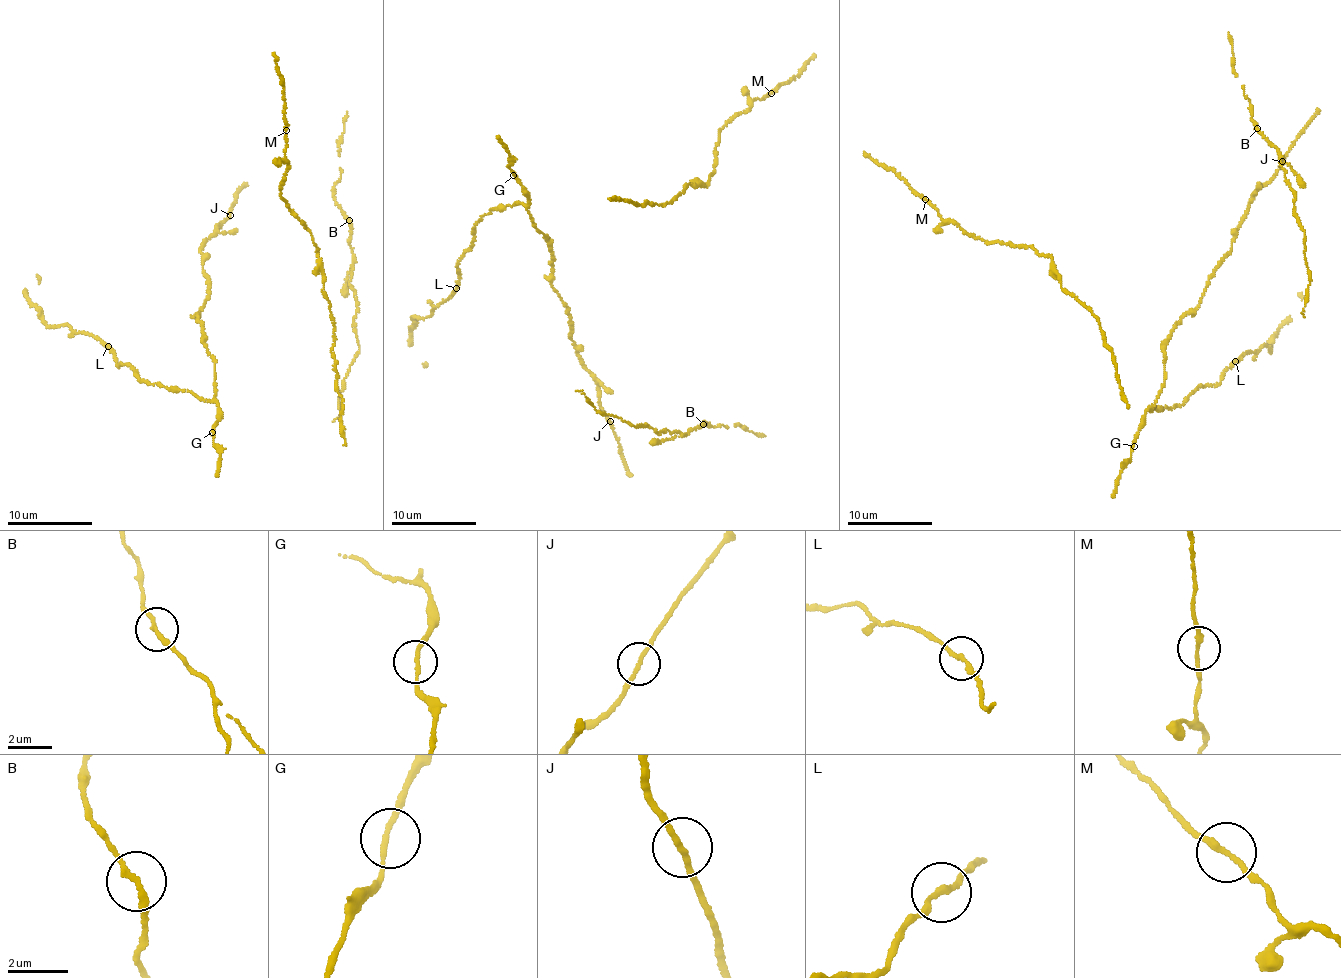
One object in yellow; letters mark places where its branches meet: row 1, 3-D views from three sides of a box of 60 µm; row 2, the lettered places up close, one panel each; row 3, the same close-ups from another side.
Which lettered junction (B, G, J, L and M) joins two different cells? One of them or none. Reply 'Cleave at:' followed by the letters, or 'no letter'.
Cleave at: no letter

